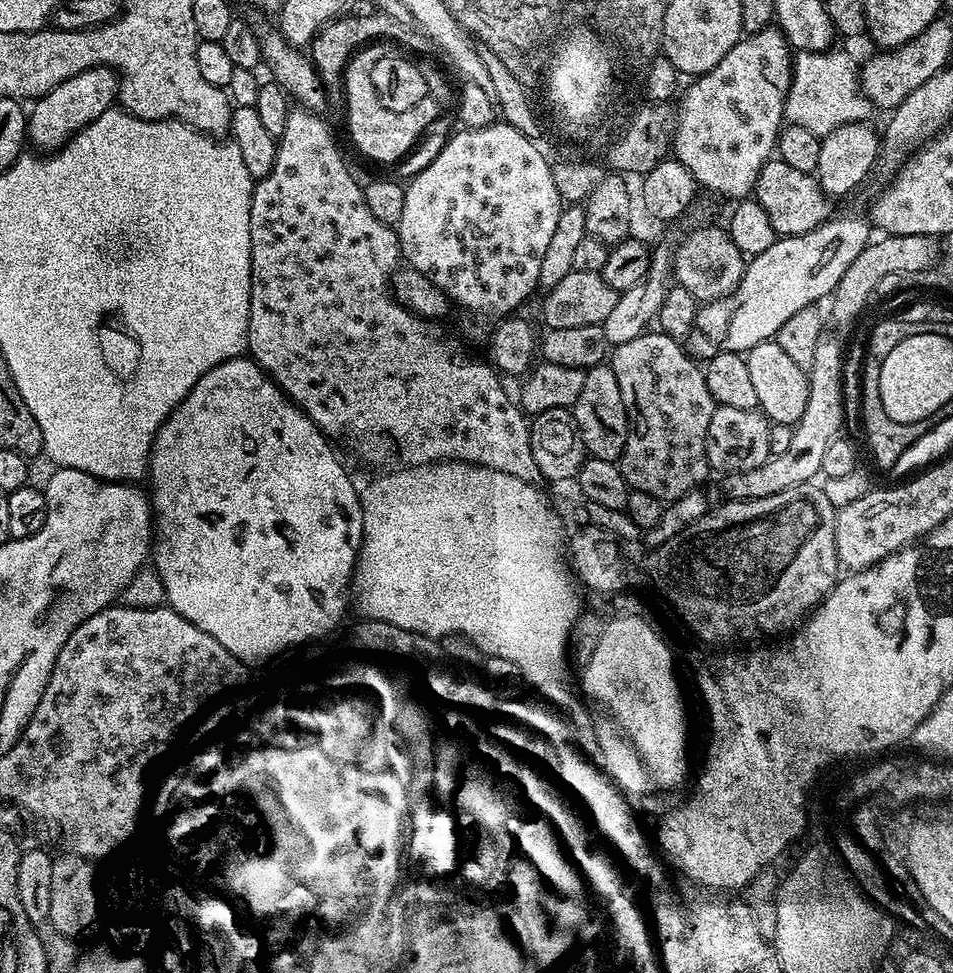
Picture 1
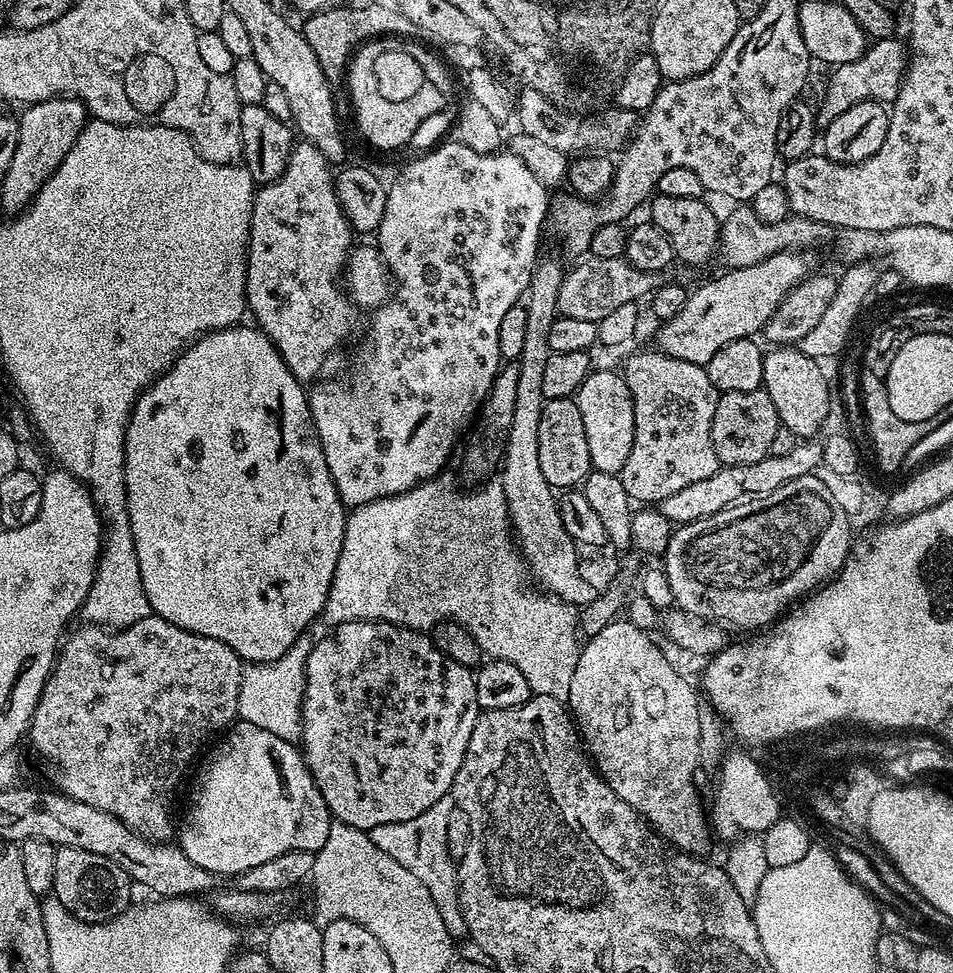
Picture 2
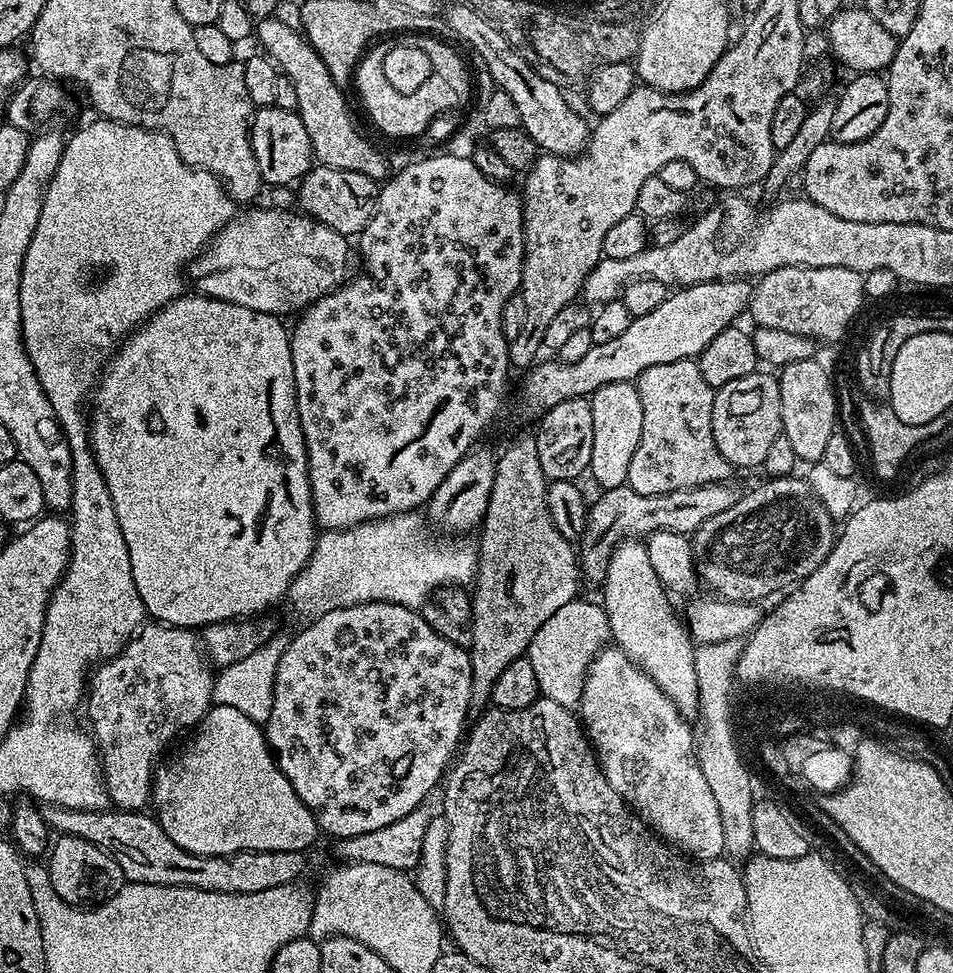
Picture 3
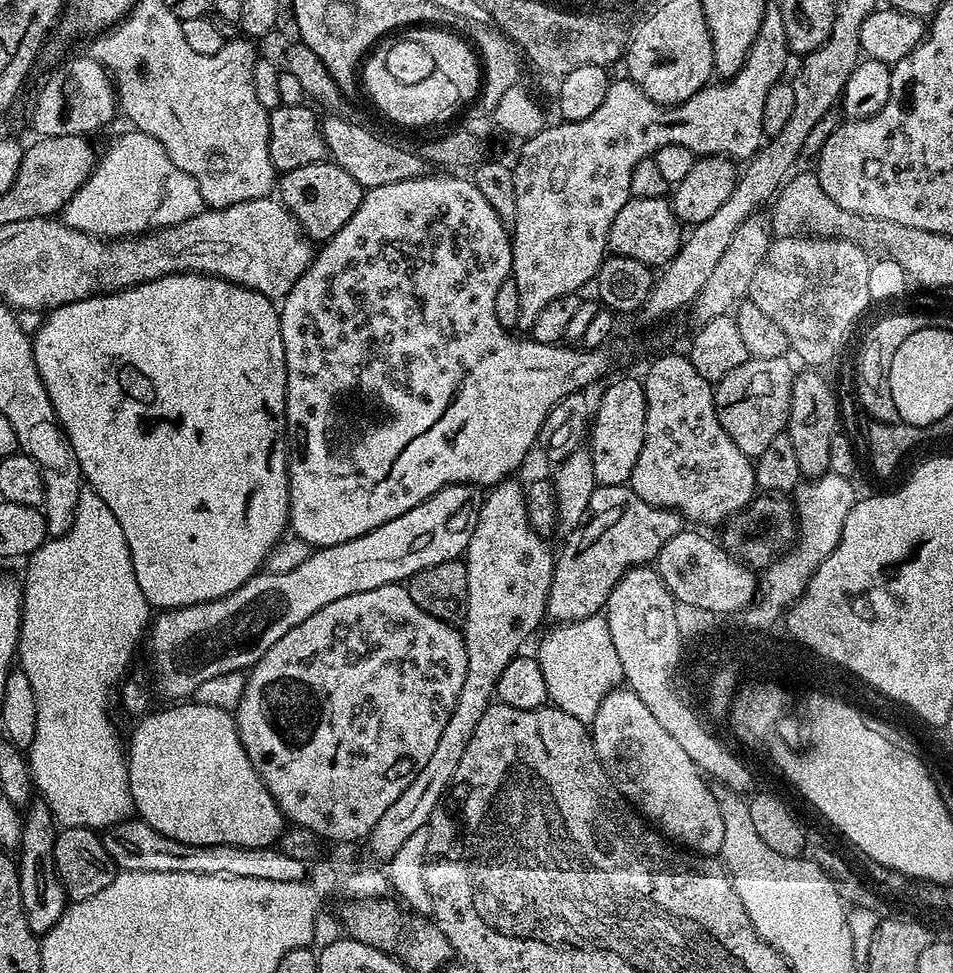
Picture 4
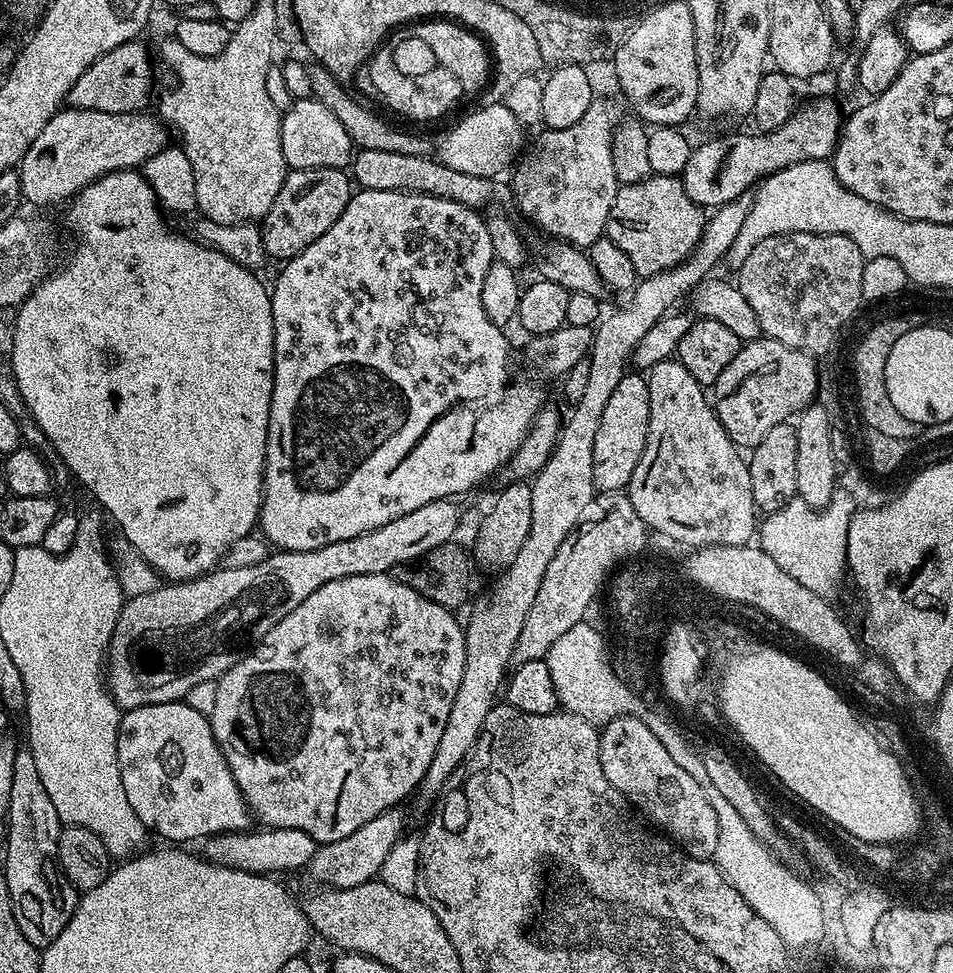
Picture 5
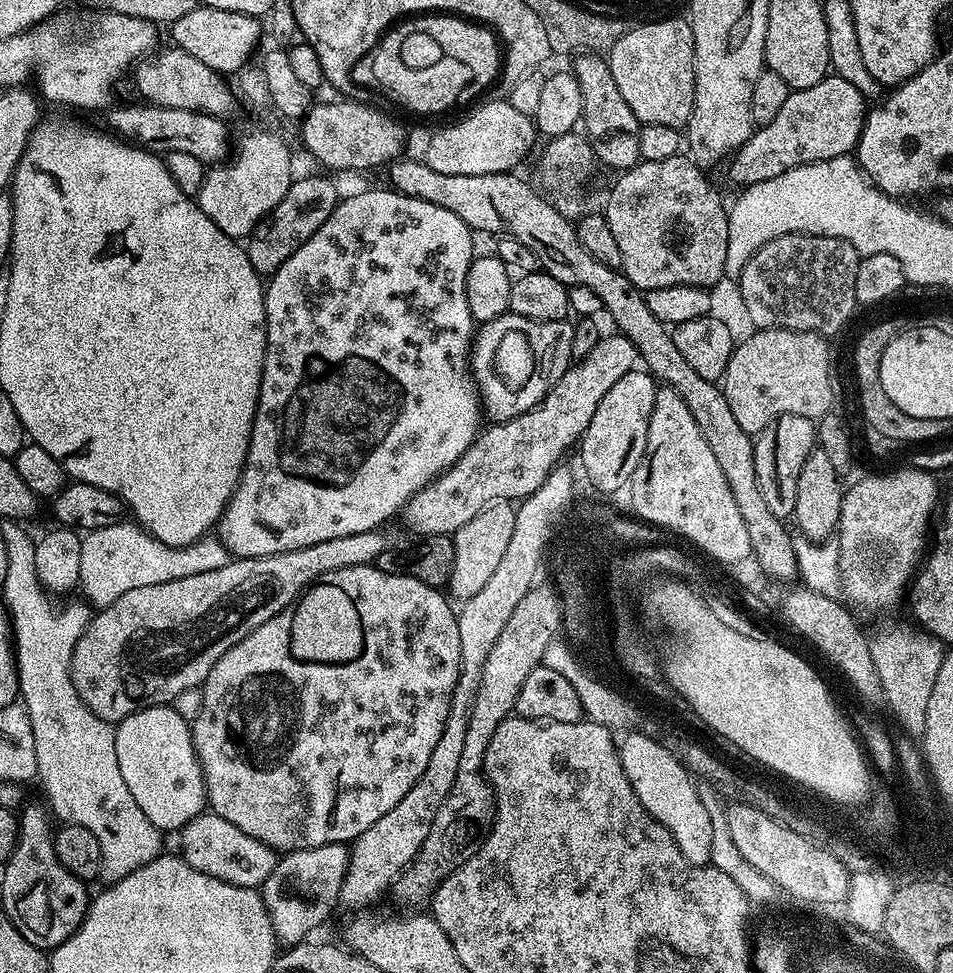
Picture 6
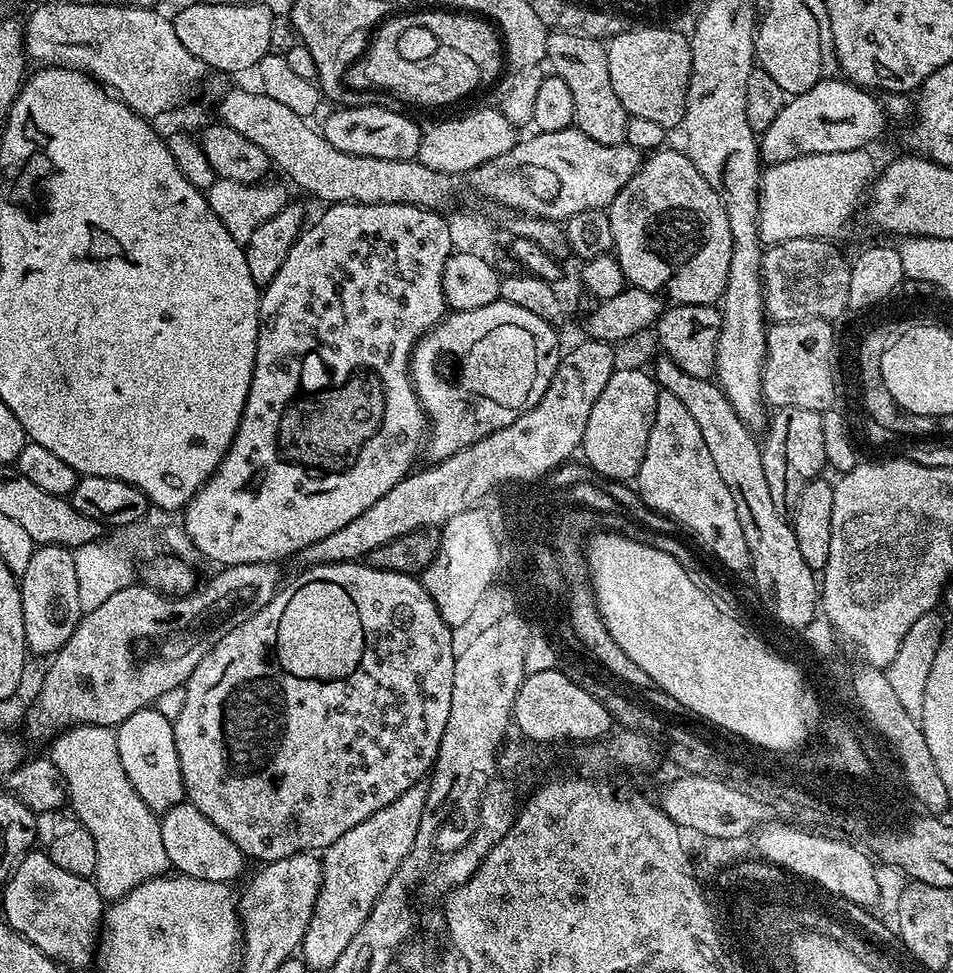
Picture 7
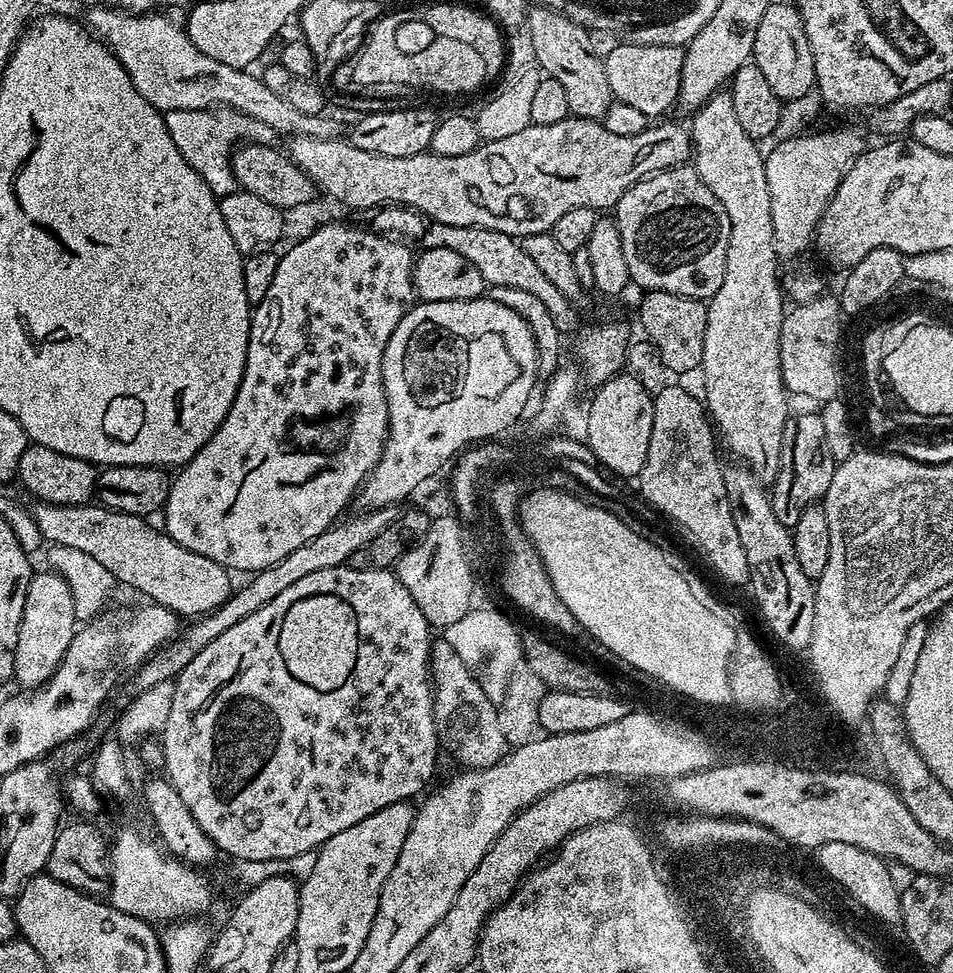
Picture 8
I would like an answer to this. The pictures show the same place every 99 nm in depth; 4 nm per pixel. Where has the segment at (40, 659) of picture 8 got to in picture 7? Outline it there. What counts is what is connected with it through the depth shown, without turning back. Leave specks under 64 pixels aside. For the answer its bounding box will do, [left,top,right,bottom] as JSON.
[18,544,82,653]

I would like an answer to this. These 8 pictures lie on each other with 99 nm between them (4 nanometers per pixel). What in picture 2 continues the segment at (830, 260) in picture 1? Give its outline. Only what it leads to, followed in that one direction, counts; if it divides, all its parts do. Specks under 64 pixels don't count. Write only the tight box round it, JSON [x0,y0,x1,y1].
[655,250,809,366]

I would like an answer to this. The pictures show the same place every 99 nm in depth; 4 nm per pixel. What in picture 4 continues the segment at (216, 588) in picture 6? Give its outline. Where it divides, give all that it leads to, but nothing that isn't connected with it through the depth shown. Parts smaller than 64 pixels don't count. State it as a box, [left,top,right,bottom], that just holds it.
[146,484,485,701]

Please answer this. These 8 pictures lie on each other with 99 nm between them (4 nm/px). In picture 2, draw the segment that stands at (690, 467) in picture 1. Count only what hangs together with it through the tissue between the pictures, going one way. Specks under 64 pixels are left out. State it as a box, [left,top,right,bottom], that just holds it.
[618,352,722,506]

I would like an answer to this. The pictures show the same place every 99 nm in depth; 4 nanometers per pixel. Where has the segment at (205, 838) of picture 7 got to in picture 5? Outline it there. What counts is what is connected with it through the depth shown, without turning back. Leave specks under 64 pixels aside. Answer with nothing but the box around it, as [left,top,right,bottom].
[203,828,317,875]

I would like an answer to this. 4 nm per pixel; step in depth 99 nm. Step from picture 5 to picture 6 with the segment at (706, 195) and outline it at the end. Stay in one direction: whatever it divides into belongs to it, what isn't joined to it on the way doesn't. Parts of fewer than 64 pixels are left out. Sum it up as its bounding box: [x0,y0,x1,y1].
[730,74,866,186]

